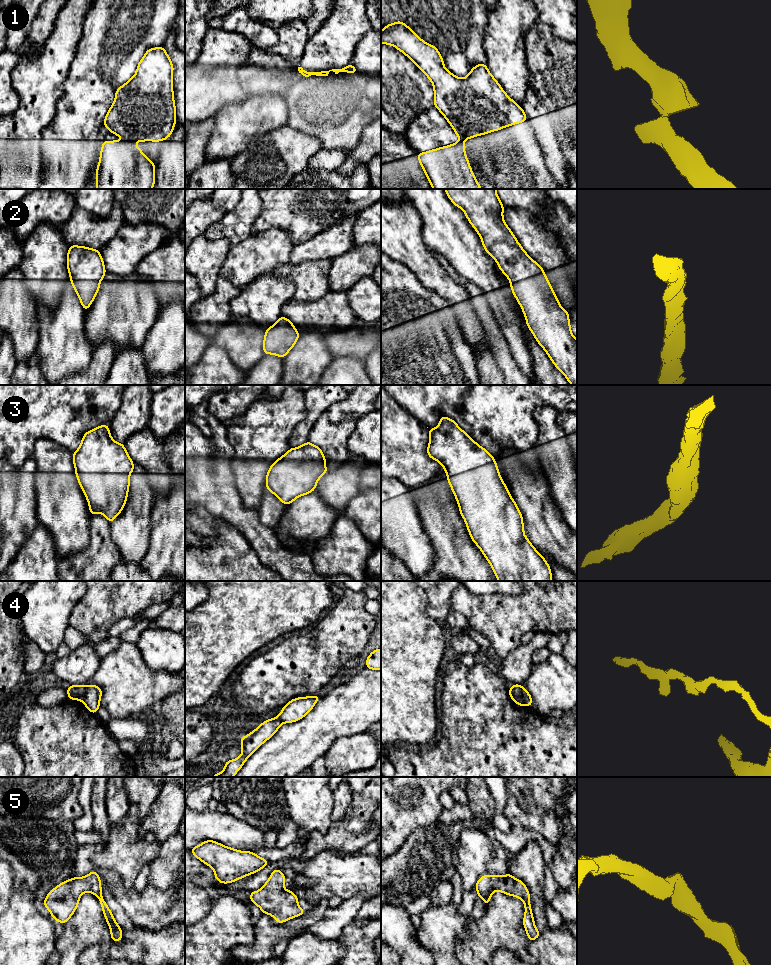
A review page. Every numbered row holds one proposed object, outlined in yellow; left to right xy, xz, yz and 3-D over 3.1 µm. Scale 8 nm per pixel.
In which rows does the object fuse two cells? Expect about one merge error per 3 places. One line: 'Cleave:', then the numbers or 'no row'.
Cleave: 1, 4

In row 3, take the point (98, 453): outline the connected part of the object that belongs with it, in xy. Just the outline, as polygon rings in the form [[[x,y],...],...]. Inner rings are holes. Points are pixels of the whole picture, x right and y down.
[[[101,425],[85,433],[81,444],[73,453],[75,475],[89,504],[91,516],[100,513],[111,523],[125,506],[134,463],[124,444],[115,442],[110,435],[109,426]]]

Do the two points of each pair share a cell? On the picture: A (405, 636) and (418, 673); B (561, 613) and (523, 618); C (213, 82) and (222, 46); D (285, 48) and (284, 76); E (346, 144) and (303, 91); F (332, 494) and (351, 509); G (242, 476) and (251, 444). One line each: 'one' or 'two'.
A: one
B: one
C: one
D: two
E: one
F: two
G: one

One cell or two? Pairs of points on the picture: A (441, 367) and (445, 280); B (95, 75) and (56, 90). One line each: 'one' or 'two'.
A: two
B: two

